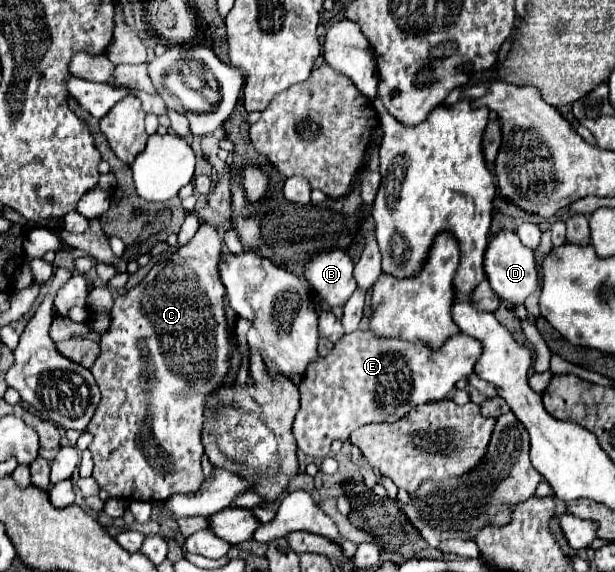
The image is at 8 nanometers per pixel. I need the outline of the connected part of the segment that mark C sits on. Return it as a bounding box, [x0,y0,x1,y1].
[86,224,238,502]

